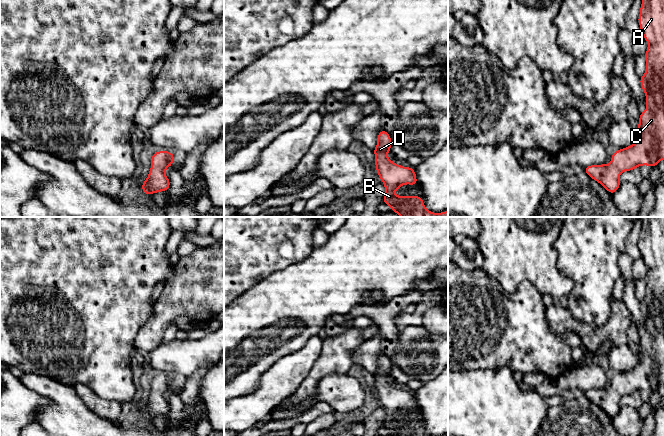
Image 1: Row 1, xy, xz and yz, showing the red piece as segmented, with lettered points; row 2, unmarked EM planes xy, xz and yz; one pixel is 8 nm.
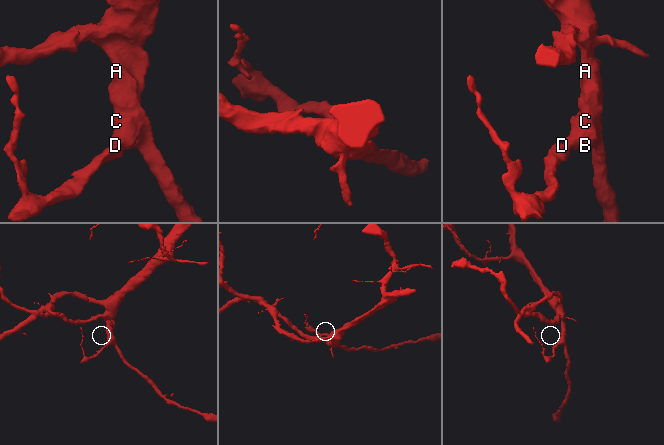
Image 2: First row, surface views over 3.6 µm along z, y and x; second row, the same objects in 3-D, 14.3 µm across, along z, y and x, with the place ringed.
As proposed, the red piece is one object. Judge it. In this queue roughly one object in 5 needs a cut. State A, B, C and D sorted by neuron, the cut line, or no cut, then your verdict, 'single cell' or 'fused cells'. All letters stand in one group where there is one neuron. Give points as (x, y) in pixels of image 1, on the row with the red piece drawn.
A B C D | no cut | single cell

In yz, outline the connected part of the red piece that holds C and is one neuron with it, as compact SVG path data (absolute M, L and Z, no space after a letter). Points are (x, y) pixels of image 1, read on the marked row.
M642 0L640 14L638 17L641 34L648 42L647 52L644 55L646 60L646 71L640 77L640 84L645 92L647 110L640 113L638 120L639 125L637 131L640 135L635 144L625 147L621 150L616 150L611 156L610 164L590 165L583 170L593 180L599 182L609 193L614 194L621 183L619 181L620 174L623 171L632 171L636 167L647 165L655 167L660 160L664 160L664 0Z

